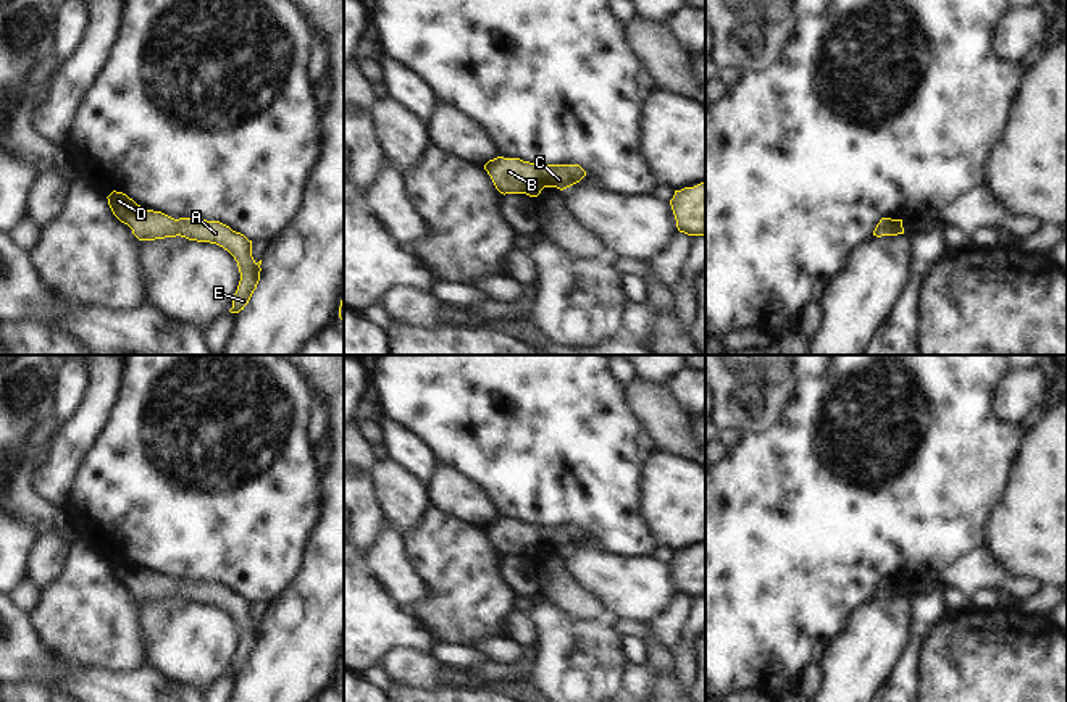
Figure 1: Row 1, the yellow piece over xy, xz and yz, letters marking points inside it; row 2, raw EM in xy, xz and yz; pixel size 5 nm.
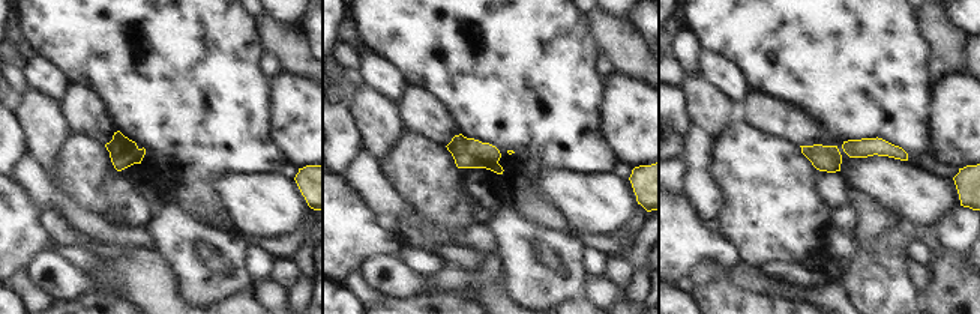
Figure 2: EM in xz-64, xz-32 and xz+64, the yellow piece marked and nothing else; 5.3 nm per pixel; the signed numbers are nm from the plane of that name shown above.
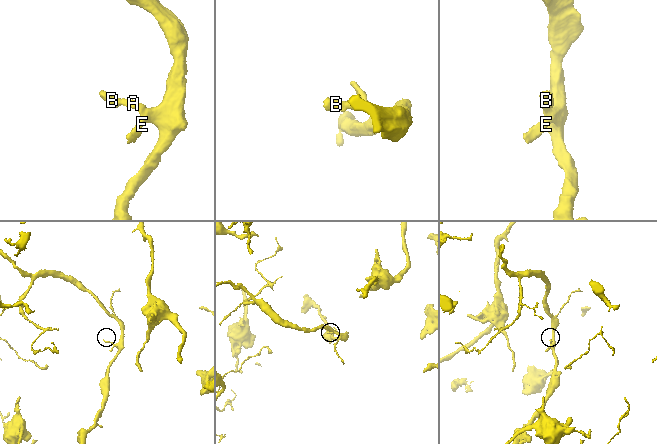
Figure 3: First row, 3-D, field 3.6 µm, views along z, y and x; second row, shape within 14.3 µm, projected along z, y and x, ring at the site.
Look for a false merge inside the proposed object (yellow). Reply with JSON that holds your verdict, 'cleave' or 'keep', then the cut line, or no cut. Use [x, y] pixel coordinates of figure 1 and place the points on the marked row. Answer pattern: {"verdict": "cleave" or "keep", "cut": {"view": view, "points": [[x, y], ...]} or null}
{"verdict": "keep", "cut": null}

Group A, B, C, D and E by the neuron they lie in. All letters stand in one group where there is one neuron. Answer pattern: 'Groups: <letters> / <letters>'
Groups: A B C D E

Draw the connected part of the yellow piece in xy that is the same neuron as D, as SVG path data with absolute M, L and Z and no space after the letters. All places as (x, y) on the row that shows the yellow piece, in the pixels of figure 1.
M113 190L108 197L113 215L132 229L139 240L155 240L165 237L186 237L197 242L210 242L228 250L237 261L241 281L232 299L231 313L239 313L249 303L260 281L260 265L252 257L252 240L232 231L220 221L202 218L174 219L161 211L144 210L123 192Z

